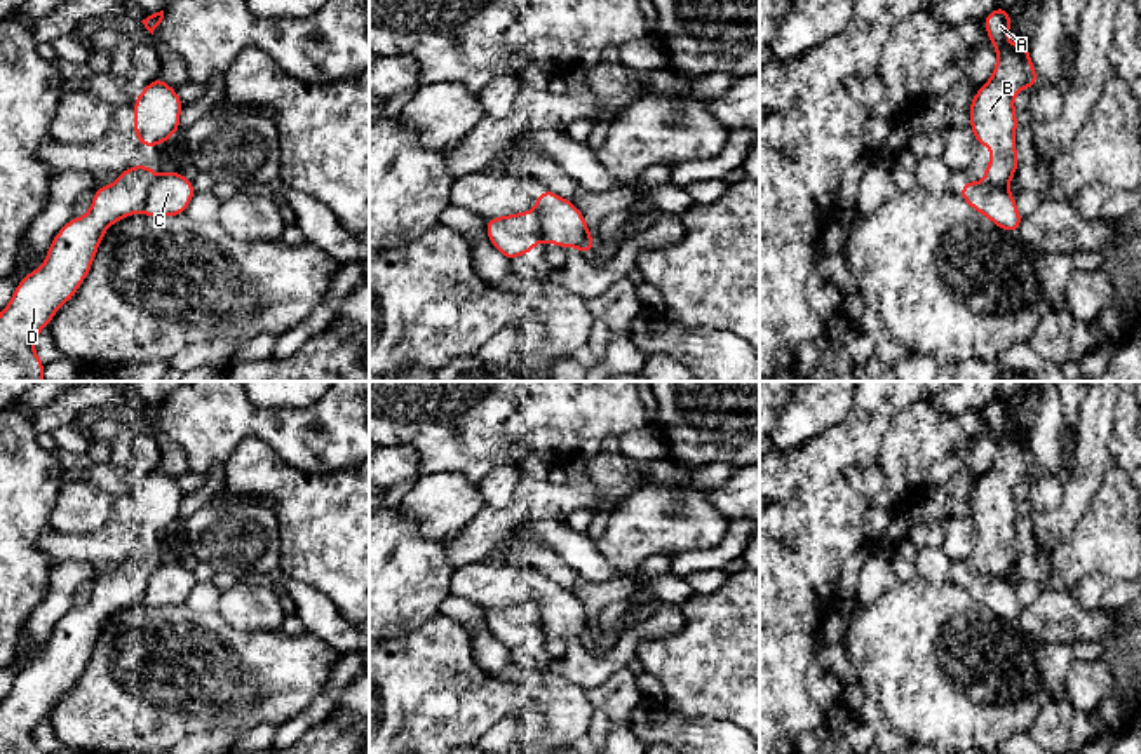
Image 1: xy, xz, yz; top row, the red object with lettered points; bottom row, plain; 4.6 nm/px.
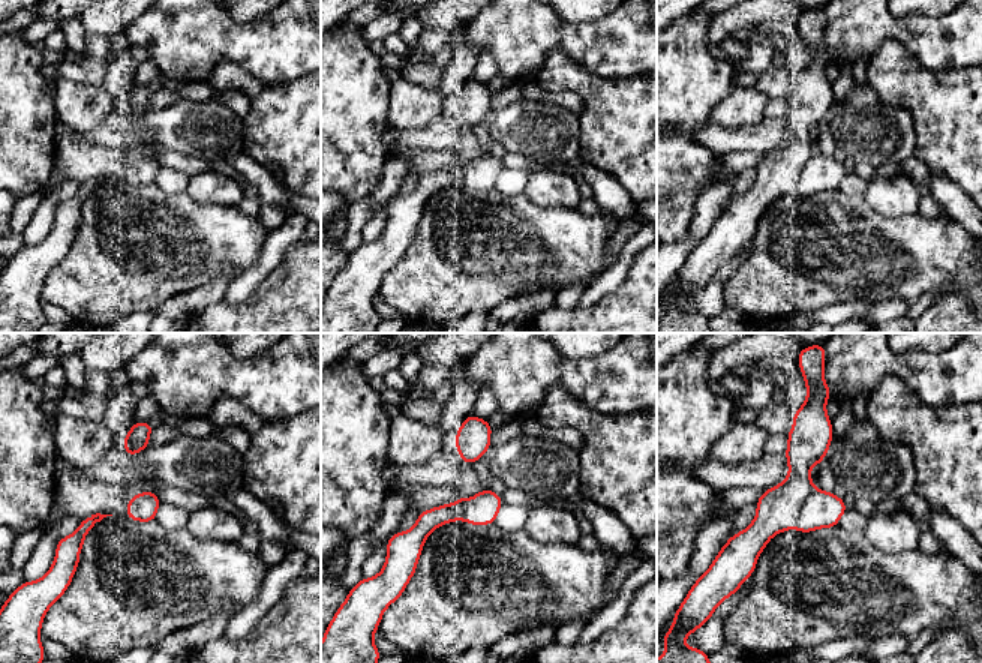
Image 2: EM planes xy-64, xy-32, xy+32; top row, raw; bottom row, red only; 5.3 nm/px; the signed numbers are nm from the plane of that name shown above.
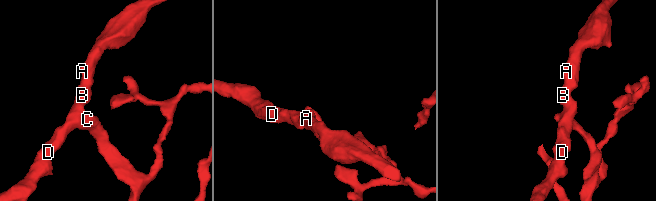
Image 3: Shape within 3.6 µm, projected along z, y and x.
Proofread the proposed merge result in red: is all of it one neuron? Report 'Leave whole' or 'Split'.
Split

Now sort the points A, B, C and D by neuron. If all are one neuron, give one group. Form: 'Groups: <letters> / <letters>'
Groups: A B D / C

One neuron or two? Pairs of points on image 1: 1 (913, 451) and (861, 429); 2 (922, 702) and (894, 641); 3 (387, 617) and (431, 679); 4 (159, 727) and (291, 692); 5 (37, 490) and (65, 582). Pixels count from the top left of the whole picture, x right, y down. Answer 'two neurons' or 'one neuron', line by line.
1: two neurons
2: one neuron
3: two neurons
4: one neuron
5: two neurons

